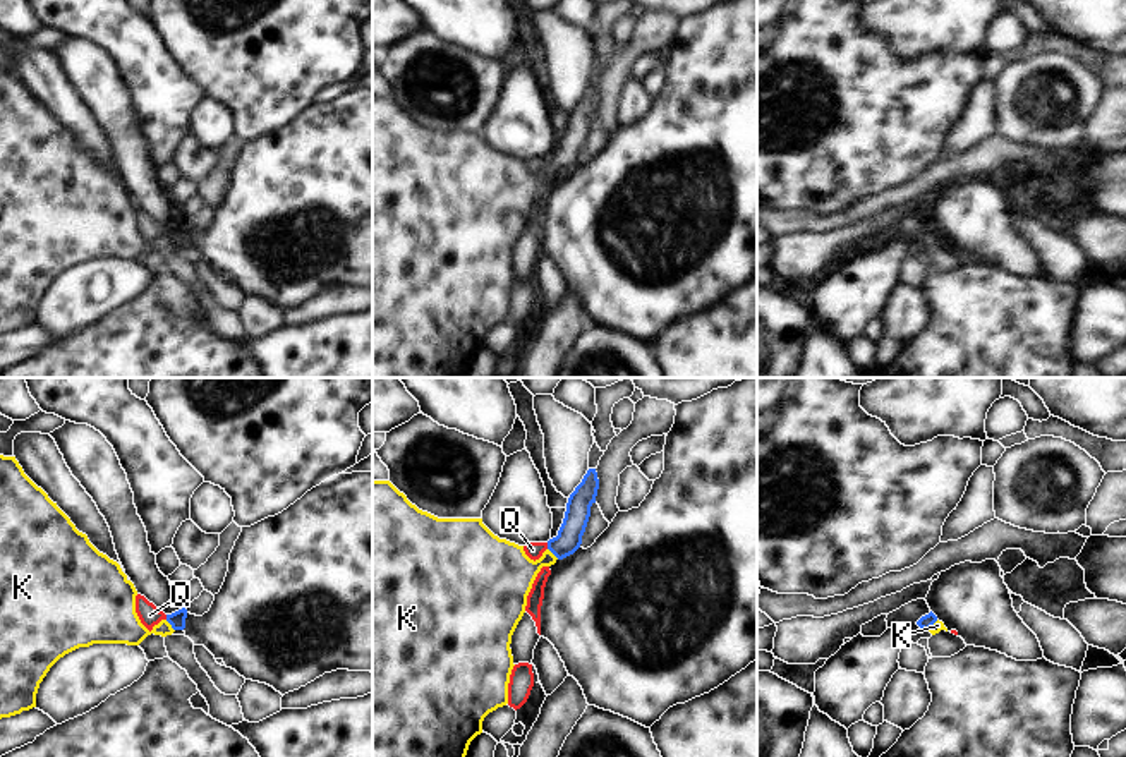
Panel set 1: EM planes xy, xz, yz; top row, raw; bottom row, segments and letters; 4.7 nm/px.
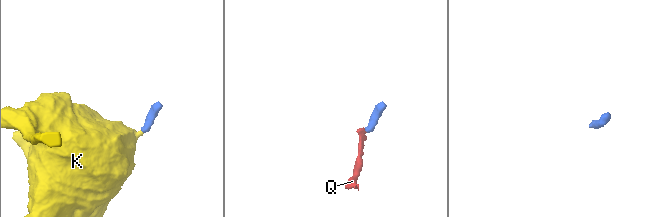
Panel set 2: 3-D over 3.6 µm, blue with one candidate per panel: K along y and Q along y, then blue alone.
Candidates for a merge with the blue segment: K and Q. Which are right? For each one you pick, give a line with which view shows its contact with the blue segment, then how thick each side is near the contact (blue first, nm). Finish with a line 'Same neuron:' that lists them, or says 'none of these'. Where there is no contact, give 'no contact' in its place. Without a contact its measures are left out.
K: meets blue in xy; 80 nm thick on the blue side, 200 nm on the other
Same neuron: K

